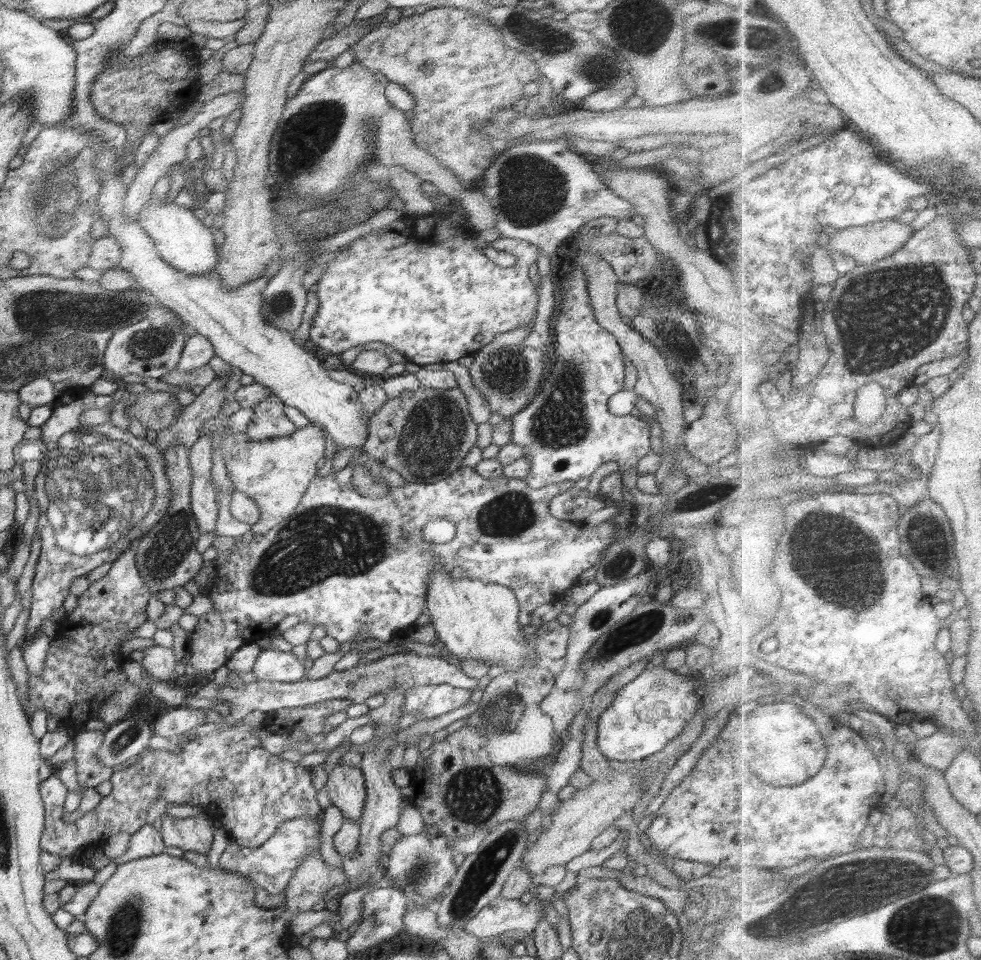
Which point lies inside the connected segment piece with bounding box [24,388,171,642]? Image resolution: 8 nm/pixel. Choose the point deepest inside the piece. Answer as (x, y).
(99, 489)

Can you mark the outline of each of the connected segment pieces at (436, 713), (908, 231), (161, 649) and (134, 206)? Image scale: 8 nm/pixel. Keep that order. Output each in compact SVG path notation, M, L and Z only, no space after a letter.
M448 684L419 685L405 694L403 715L418 712L421 719L433 719L468 704L471 690L454 688Z
M880 220L876 224L870 226L864 226L864 228L848 228L848 230L840 230L840 234L836 238L832 238L832 250L836 250L838 253L852 256L855 260L858 260L859 265L872 264L896 254L898 250L902 250L906 247L906 244L913 239L913 235L916 231L910 224L902 224L898 220Z
M154 644L149 648L144 648L137 657L144 671L152 678L174 684L178 677L174 668L180 660L176 658L171 648Z
M230 92L228 94L222 94L214 100L205 101L204 108L196 114L196 117L185 125L174 127L170 130L166 136L160 138L160 143L156 146L156 149L147 158L143 159L139 163L138 171L132 185L127 187L127 196L125 197L125 216L137 218L139 211L144 207L146 202L151 200L151 194L156 186L156 182L165 176L170 166L183 163L187 160L186 146L190 140L199 137L201 133L207 132L207 125L210 124L211 120L216 120L220 116L228 116L234 112L234 100L230 98Z

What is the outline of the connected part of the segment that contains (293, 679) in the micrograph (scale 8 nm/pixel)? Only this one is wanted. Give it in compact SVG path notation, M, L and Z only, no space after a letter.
M264 649L258 655L251 672L254 673L256 681L296 683L306 678L310 667L310 664L300 661L290 651Z

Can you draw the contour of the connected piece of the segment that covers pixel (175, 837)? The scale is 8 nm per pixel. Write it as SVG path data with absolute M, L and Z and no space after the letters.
M202 811L196 818L172 818L163 814L162 826L158 831L165 846L177 846L182 851L192 850L207 855L212 847L213 830L212 817Z

